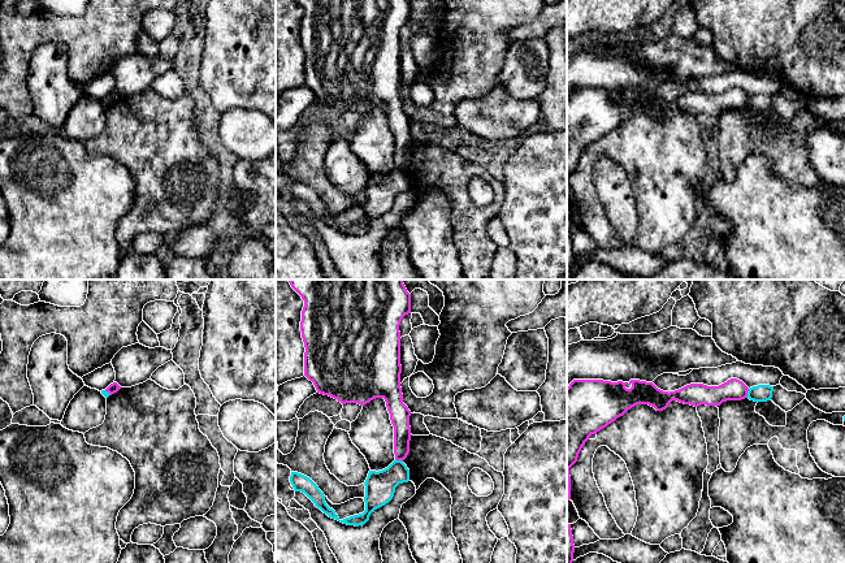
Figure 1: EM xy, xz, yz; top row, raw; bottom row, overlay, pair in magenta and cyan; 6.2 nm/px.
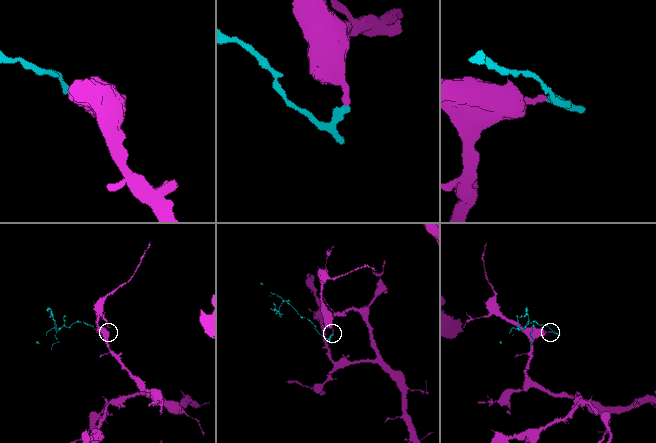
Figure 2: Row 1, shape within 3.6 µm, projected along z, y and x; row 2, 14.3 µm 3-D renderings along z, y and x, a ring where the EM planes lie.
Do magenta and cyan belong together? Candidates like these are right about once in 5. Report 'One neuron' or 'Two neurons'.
Two neurons

